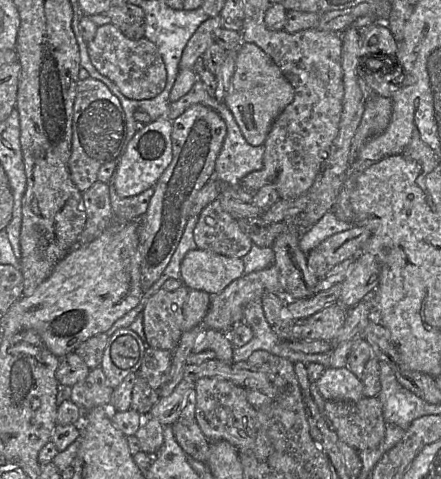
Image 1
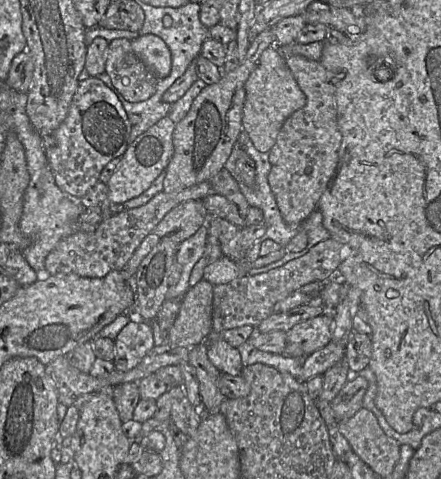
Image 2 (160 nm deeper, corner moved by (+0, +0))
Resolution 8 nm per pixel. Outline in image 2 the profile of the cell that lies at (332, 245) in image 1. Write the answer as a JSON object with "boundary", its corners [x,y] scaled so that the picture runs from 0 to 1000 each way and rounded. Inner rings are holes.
{"boundary":[[[748,495],[637,557],[574,576],[553,574],[515,593],[483,597],[481,695],[501,695],[553,678],[585,683],[621,653],[624,635],[667,608],[705,589],[737,591],[757,580],[778,537],[778,511]]]}

